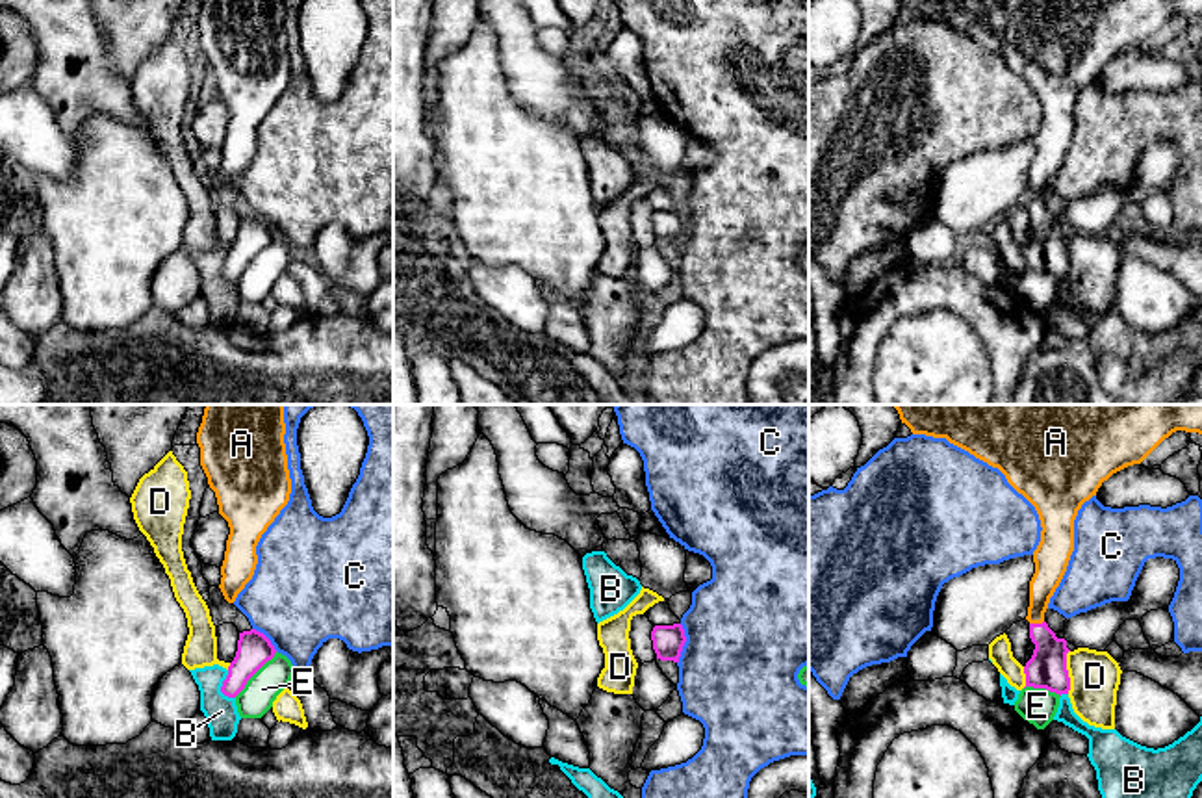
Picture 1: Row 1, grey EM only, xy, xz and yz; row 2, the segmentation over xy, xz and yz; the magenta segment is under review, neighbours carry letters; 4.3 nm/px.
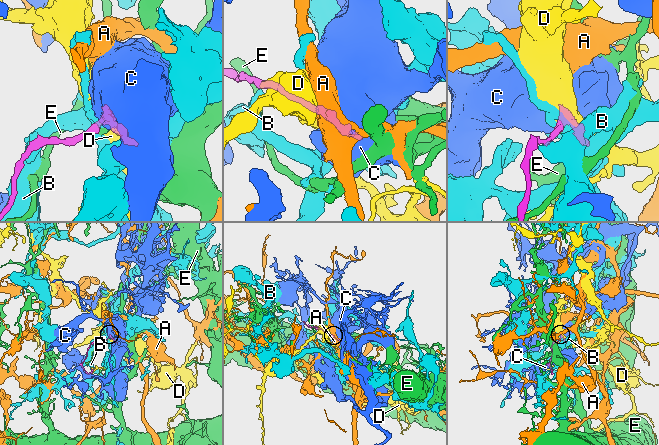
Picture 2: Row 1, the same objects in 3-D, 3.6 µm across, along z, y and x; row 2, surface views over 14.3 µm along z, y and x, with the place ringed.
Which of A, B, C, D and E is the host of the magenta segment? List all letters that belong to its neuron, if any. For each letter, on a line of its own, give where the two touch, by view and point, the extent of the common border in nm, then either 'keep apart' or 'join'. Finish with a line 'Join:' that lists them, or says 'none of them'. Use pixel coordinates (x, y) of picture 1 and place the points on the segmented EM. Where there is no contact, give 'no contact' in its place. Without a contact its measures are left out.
A: yz (1035, 624) | 70 nm | join
B: xy (221, 687) | 130 nm | keep apart
C: xz (683, 644) | 180 nm | keep apart
D: yz (1067, 672) | 190 nm | keep apart
E: xy (255, 672) | 280 nm | keep apart
Join: A

